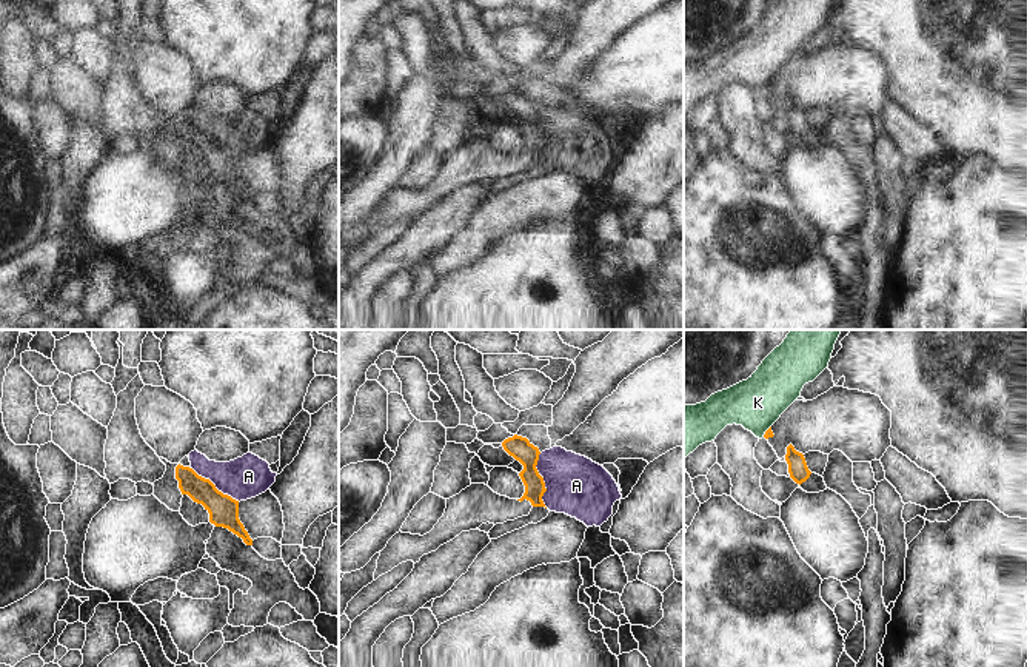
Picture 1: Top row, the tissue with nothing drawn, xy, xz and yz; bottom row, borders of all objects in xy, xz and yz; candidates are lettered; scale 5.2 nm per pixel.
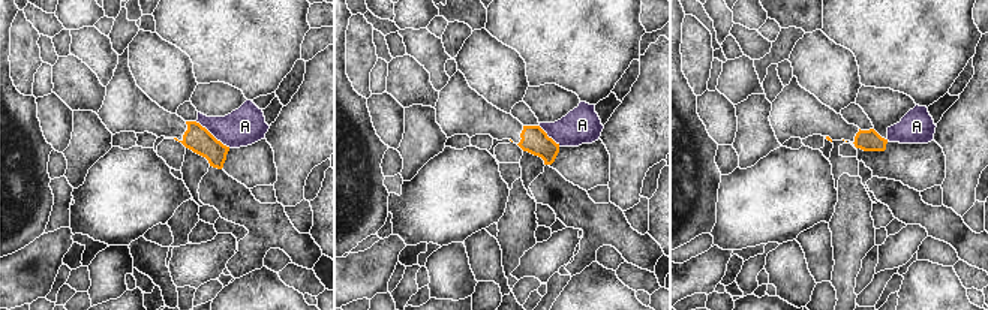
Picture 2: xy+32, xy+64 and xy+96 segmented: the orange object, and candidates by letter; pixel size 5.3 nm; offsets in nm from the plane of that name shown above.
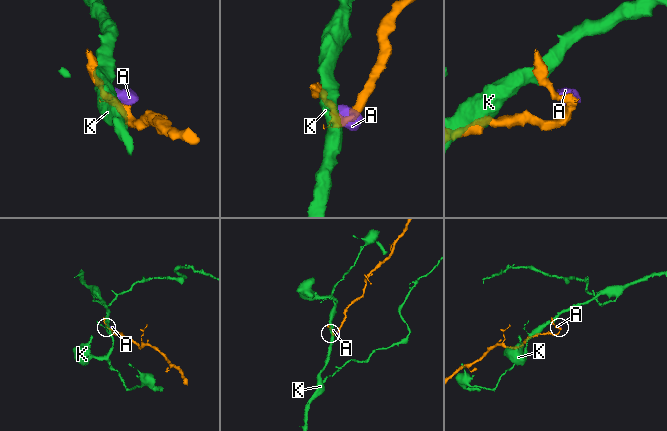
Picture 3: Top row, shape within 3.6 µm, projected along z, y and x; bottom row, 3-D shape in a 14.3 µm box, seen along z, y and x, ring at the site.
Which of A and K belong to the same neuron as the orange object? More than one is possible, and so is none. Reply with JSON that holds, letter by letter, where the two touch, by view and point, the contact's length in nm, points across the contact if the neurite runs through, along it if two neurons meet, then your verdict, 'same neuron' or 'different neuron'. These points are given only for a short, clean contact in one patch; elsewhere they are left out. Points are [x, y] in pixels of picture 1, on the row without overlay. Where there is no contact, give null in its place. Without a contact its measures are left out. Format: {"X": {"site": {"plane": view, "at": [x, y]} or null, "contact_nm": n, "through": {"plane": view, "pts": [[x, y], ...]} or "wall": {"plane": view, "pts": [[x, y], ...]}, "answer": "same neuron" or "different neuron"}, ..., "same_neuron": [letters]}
{"A": {"site": {"plane": "xz", "at": [542, 136]}, "contact_nm": 300, "wall": {"plane": "xz", "pts": [[539, 108], [536, 125], [544, 137], [542, 157], [547, 162]]}, "answer": "different neuron"}, "K": {"site": {"plane": "yz", "at": [766, 87]}, "contact_nm": 80, "wall": {"plane": "yz", "pts": [[770, 80], [762, 91]]}, "answer": "different neuron"}, "same_neuron": []}

